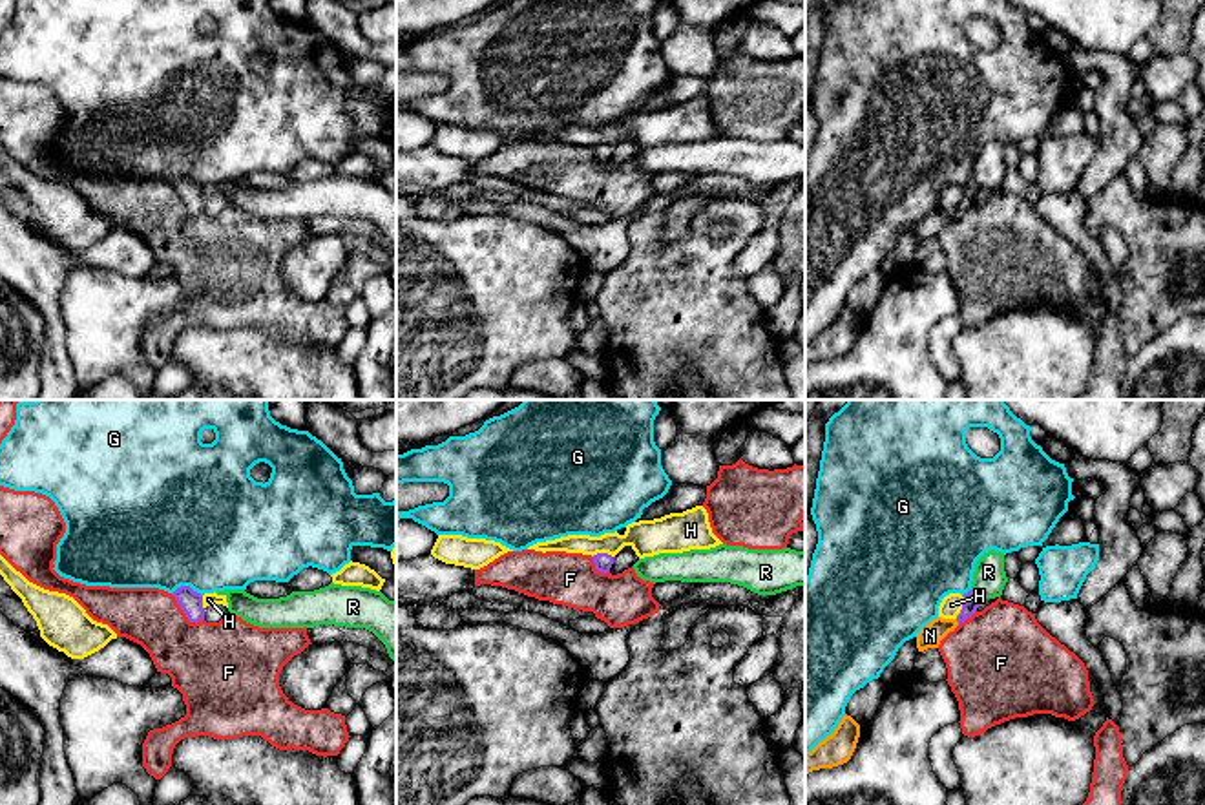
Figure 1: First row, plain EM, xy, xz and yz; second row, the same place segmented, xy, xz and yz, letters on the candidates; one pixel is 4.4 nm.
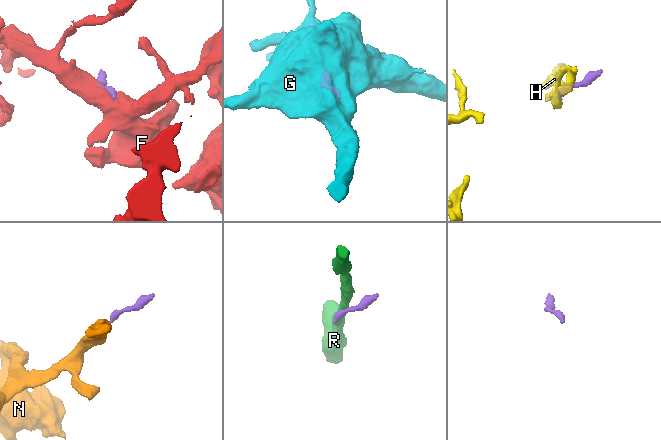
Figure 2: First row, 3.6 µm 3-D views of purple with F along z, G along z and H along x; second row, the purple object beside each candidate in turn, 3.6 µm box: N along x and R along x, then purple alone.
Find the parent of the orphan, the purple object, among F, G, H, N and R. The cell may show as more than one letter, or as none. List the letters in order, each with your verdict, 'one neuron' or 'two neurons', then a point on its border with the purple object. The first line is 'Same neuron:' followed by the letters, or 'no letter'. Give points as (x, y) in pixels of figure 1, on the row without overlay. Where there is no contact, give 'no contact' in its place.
Same neuron: N
F: two neurons; meets purple in xy at (185, 203)
G: two neurons; meets purple in xy at (187, 177)
H: two neurons; meets purple in yz at (963, 198)
N: one neuron; meets purple in yz at (957, 212)
R: two neurons; meets purple in yz at (977, 185)

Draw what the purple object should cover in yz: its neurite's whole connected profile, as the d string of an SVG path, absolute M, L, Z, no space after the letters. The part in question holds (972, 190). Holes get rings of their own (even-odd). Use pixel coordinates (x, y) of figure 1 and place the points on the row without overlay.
M969 181L962 188L964 188L964 195L955 210L937 208L917 225L918 243L924 243L927 239L938 239L940 232L949 223L953 223L960 214L964 214L973 204L977 204L979 193L982 192L980 186L975 181Z

